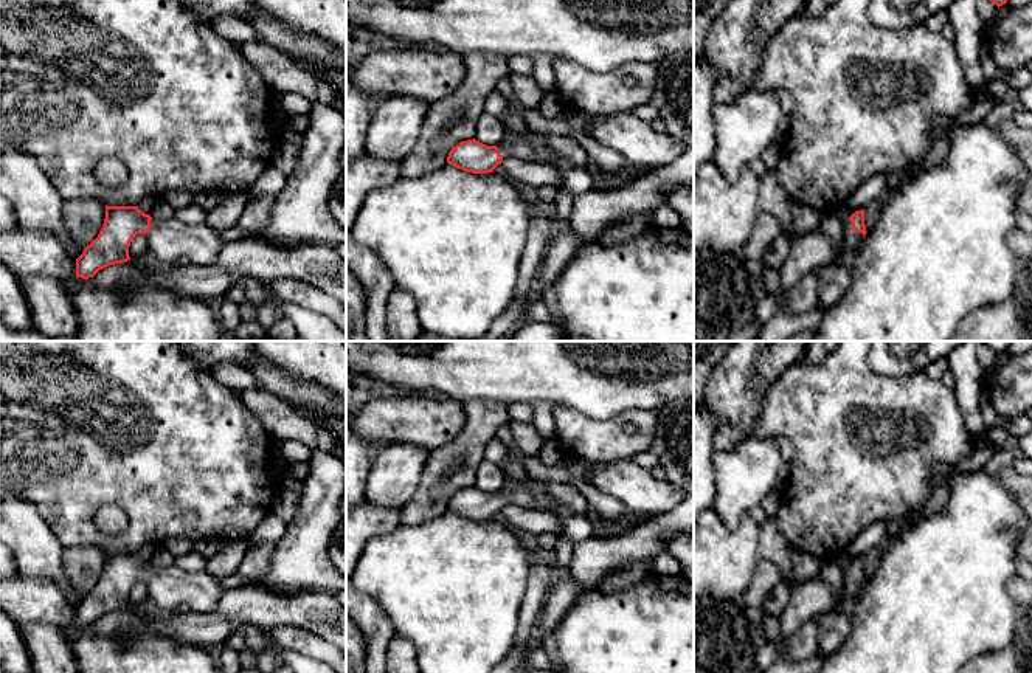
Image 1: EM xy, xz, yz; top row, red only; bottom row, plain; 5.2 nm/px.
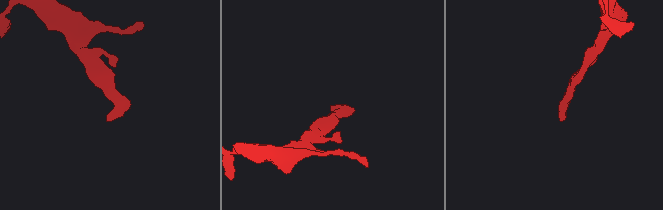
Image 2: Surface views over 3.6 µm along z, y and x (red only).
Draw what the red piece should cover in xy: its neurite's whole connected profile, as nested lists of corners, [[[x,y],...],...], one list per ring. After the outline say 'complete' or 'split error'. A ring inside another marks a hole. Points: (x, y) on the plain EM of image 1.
[[[106,552],[106,566],[98,585],[76,606],[76,625],[88,626],[109,613],[130,608],[129,594],[137,582],[147,585],[151,611],[213,613],[223,594],[223,580],[205,571],[186,572],[175,564],[158,569],[138,554]]] | split error

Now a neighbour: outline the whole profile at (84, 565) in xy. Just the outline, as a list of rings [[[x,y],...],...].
[[[98,544],[64,547],[62,566],[71,586],[85,595],[98,585],[104,572],[106,550]]]

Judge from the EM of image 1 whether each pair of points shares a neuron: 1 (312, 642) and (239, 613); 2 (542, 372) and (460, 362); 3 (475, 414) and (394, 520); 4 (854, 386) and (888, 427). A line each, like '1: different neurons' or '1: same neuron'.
1: different neurons
2: same neuron
3: different neurons
4: same neuron

